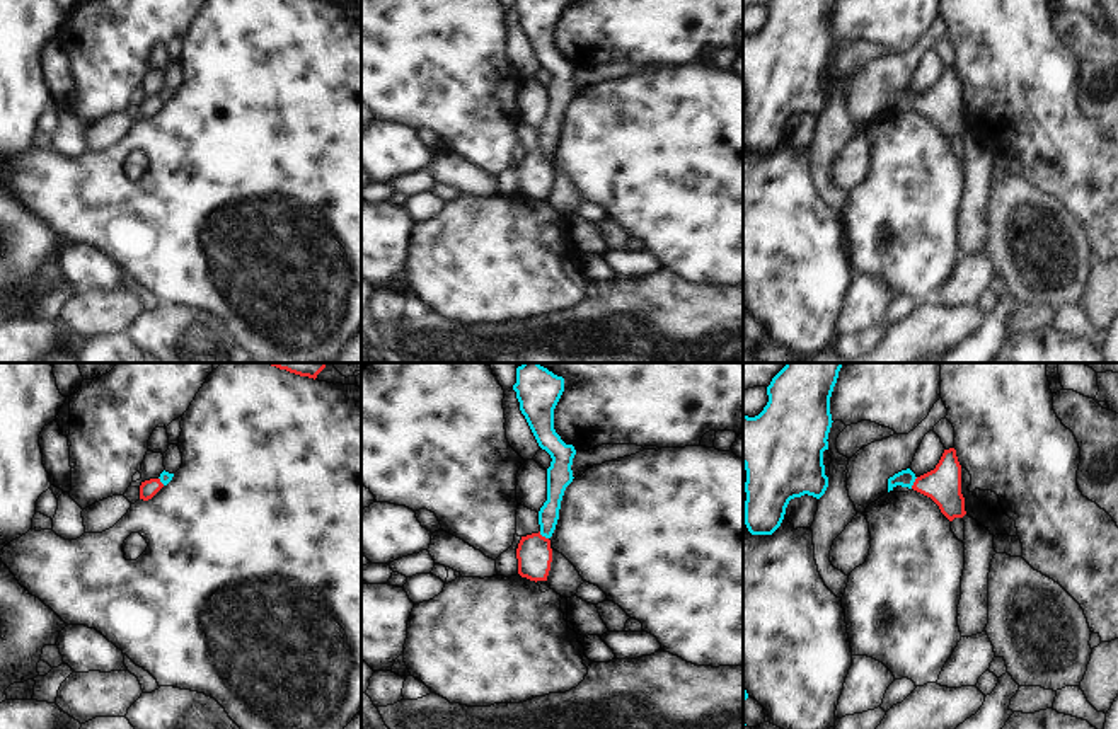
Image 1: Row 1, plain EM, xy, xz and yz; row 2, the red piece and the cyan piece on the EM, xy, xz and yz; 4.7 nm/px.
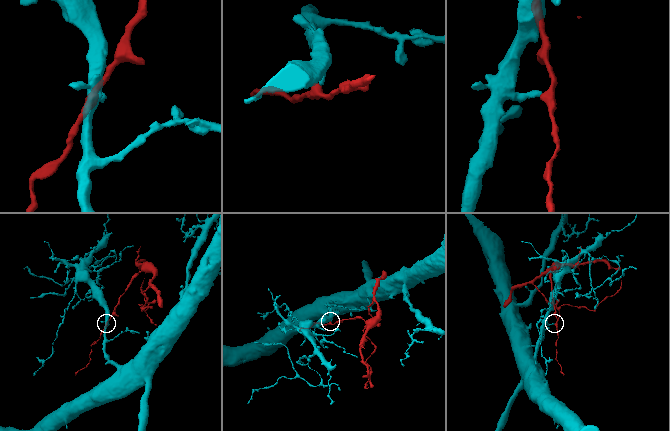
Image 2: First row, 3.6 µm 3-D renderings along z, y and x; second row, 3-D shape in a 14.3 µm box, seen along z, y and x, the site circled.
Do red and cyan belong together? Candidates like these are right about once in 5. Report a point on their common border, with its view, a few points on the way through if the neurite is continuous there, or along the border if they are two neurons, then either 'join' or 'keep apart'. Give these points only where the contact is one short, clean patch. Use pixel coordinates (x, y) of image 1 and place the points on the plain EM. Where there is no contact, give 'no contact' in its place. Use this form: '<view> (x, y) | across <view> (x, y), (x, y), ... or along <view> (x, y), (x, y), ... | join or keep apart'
yz (914, 101) | along yz (917, 96), (910, 106) | keep apart

